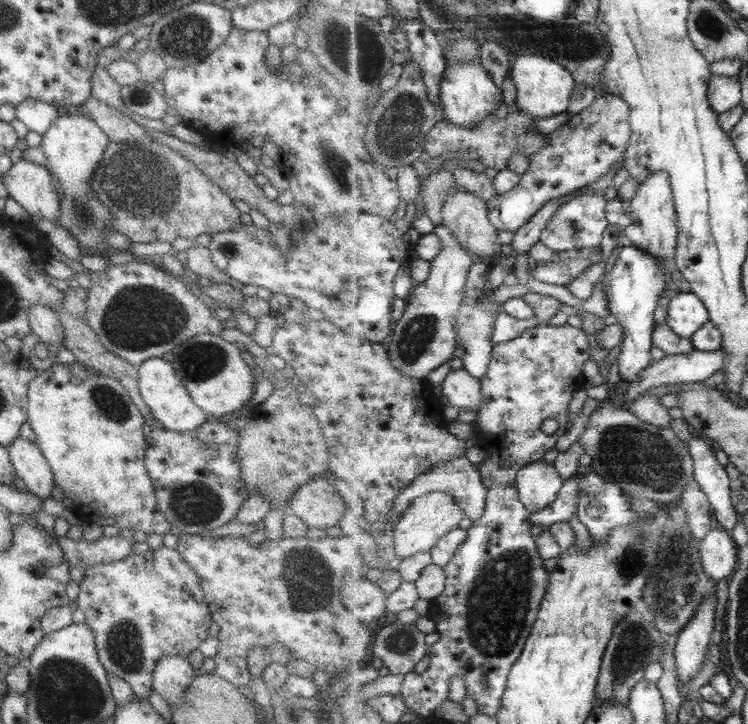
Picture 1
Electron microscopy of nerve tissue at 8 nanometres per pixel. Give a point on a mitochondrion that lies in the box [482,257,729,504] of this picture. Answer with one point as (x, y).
(619, 446)

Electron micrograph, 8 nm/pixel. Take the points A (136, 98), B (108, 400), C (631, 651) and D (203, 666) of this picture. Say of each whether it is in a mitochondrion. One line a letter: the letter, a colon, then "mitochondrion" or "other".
A: mitochondrion
B: mitochondrion
C: mitochondrion
D: other

